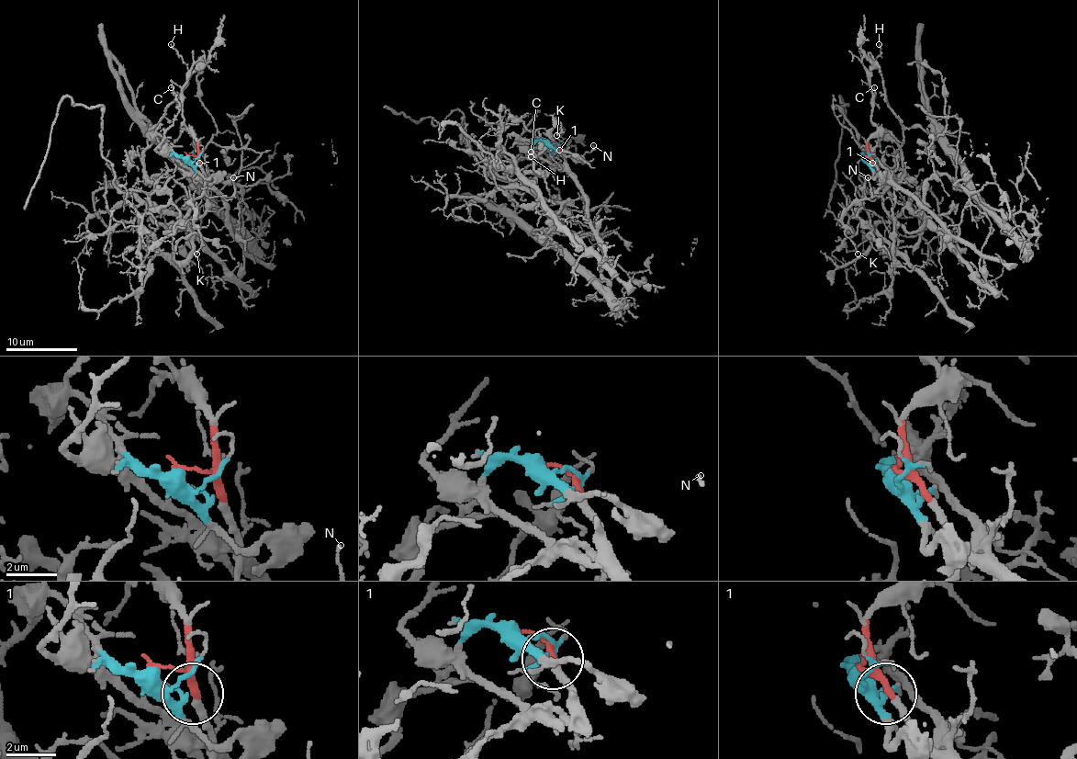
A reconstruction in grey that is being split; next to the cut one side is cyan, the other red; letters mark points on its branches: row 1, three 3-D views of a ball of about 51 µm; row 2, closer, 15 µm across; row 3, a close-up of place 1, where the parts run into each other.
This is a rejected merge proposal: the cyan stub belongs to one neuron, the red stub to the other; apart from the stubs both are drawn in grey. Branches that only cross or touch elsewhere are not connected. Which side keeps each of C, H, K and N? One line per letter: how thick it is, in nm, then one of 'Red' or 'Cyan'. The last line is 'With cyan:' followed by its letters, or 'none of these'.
C: Thickness 90 nm. Red
H: Thickness 110 nm. Red
K: Thickness 130 nm. Red
N: Thickness 100 nm. Red
With cyan: none of these

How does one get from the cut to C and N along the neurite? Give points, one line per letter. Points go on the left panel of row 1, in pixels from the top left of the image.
C: (188, 155), (197, 153), (197, 141), (183, 119), (181, 103), (170, 86)
N: (188, 155), (197, 159), (205, 180), (205, 193), (208, 197), (231, 197), (235, 191), (233, 176)

